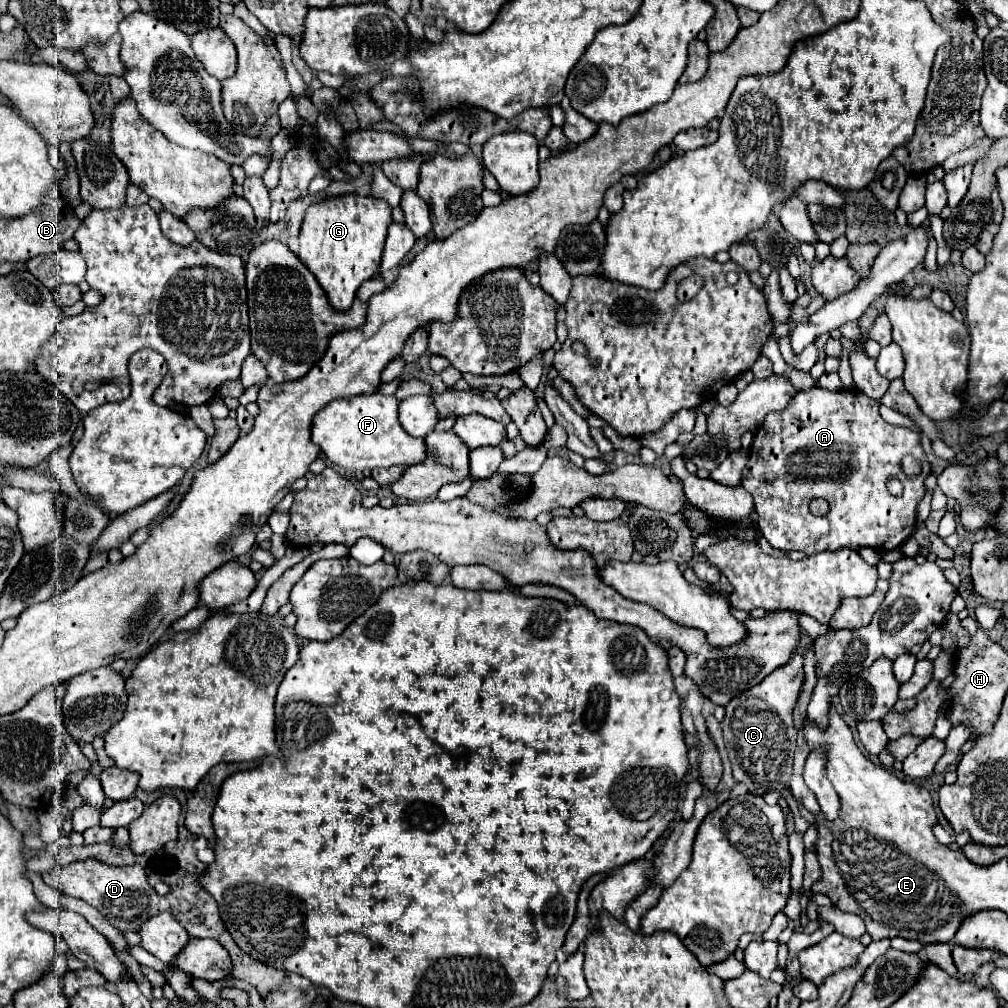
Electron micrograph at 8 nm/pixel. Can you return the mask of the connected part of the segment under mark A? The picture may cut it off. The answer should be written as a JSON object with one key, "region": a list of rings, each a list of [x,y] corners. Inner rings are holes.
{"region":[[[812,387],[798,391],[784,411],[768,413],[762,427],[754,435],[750,447],[750,459],[742,473],[742,487],[754,497],[756,525],[772,547],[786,551],[802,551],[806,555],[822,553],[826,549],[862,549],[870,547],[876,551],[898,549],[914,531],[916,505],[924,497],[924,481],[932,473],[932,465],[920,443],[920,433],[890,425],[880,415],[880,401],[866,397],[858,389],[826,391]],[[914,455],[922,461],[922,473],[914,479],[906,479],[900,471],[900,459]],[[898,479],[904,485],[904,495],[894,497],[888,491],[888,481]],[[830,483],[830,495],[824,489]],[[816,497],[830,497],[830,513],[826,517],[814,517],[810,513],[810,501]]]}

